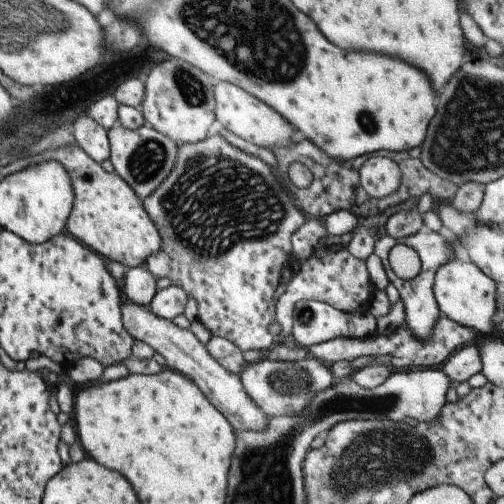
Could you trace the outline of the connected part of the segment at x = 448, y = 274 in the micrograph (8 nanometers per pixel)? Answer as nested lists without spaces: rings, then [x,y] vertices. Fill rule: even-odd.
[[[462,257],[442,264],[434,276],[433,292],[435,302],[442,314],[465,327],[475,328],[481,336],[494,330],[498,311],[498,291],[501,288],[486,276],[473,262],[464,262]]]

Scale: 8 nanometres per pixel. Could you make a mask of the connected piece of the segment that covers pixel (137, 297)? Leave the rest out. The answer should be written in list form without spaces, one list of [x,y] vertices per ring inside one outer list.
[[[147,263],[136,268],[128,268],[123,279],[127,302],[138,306],[149,306],[158,288],[156,288],[157,278],[152,276]]]

